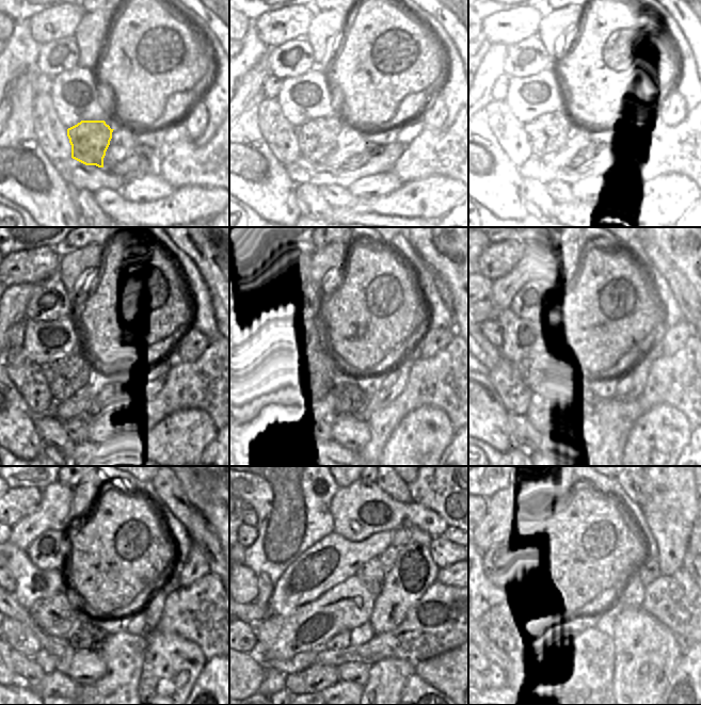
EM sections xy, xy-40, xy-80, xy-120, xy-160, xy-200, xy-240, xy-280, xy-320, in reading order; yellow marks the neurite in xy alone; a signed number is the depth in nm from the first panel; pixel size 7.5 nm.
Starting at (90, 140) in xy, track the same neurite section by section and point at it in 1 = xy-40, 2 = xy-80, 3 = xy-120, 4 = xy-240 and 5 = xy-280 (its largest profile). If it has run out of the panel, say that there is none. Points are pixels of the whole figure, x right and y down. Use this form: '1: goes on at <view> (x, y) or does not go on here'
1: goes on at xy-40 (317, 138)
2: goes on at xy-80 (548, 133)
3: goes on at xy-120 (66, 375)
4: goes on at xy-240 (53, 617)
5: goes on at xy-280 (287, 614)

